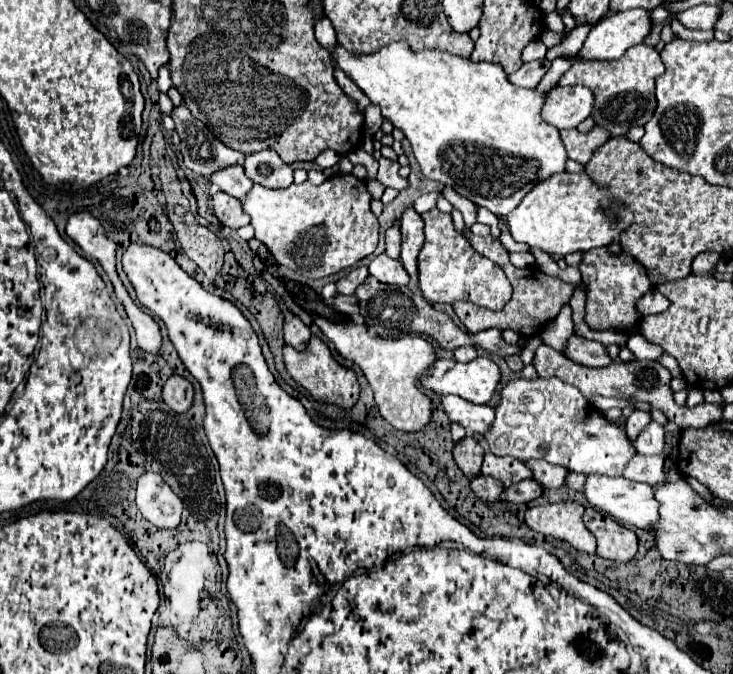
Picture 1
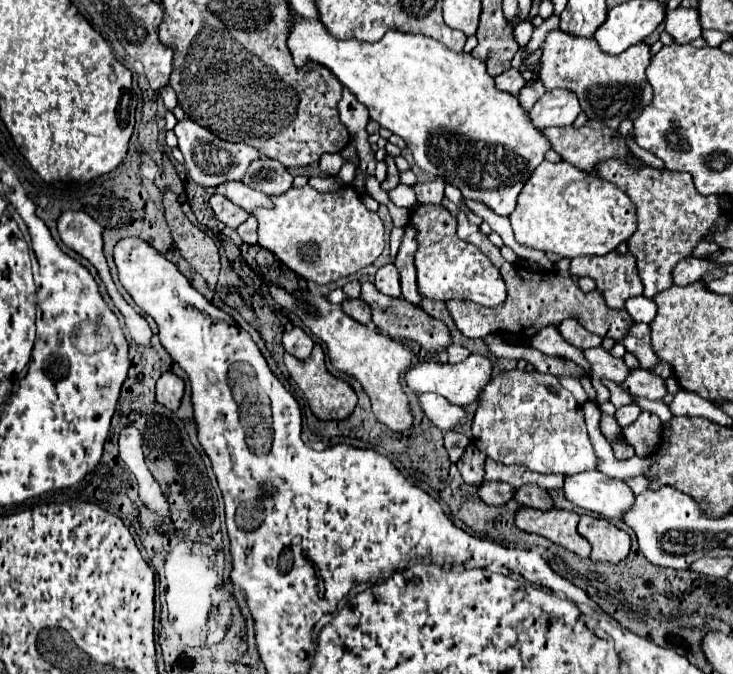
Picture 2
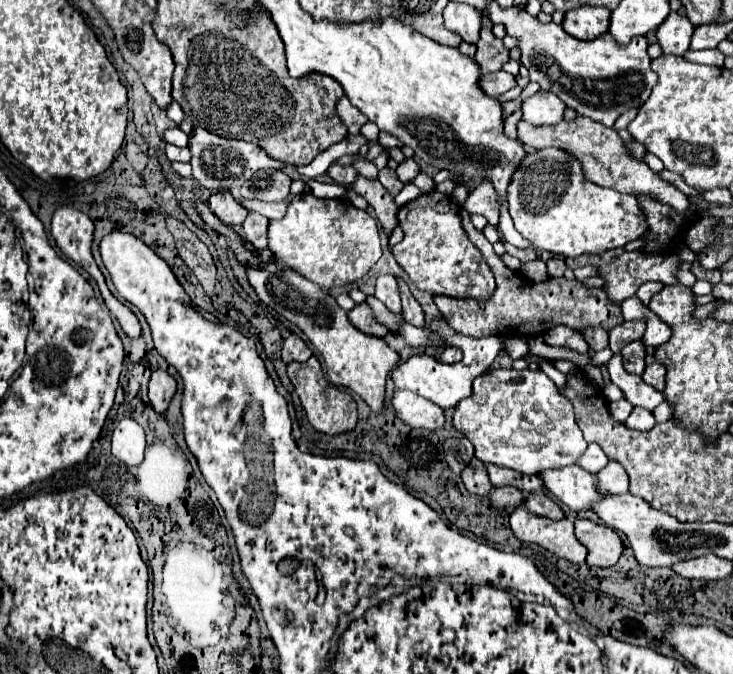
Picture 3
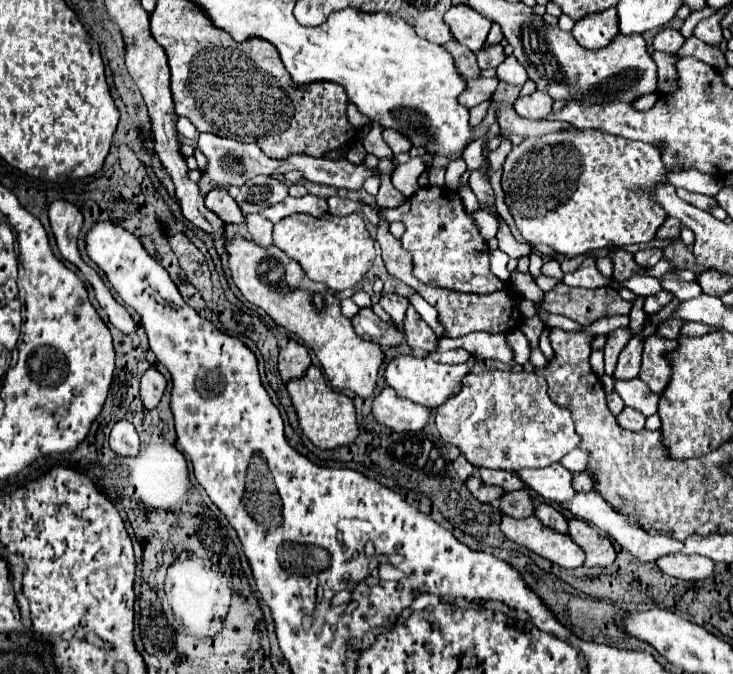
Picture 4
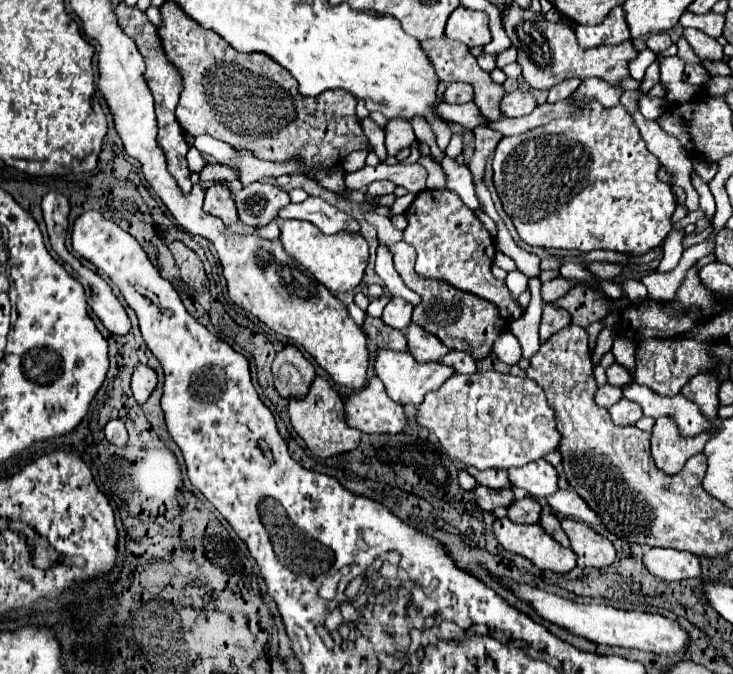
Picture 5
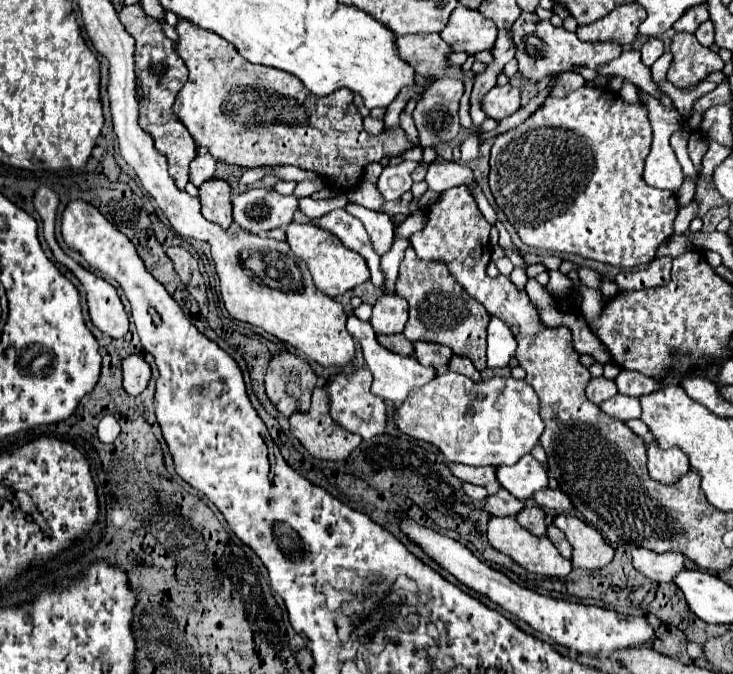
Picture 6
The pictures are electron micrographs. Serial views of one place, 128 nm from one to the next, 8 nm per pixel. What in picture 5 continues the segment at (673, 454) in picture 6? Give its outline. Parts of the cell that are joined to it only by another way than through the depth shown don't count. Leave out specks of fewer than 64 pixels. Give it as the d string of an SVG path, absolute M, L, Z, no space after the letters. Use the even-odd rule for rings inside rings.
M658 418L656 426L652 430L652 458L654 464L664 472L664 474L678 474L686 460L700 454L704 444L708 442L708 436L704 432L694 438L682 438L676 432L676 424L668 418Z

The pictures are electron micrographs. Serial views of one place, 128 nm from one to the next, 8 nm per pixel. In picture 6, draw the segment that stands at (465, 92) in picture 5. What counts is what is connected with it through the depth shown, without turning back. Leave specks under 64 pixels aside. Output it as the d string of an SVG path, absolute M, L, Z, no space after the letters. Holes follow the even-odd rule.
M436 78L424 92L422 98L416 102L416 108L412 112L416 130L418 130L418 140L420 140L420 148L428 148L428 146L436 146L442 142L450 142L452 138L456 138L456 134L460 132L460 120L458 120L458 102L464 94L464 86L462 80L456 78Z

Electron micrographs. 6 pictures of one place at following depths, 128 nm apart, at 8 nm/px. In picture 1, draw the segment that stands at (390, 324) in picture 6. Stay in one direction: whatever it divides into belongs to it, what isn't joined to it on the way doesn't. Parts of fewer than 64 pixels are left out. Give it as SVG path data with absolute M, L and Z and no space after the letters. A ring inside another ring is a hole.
M380 254L378 258L372 260L372 264L368 266L370 274L390 286L406 286L408 284L408 274L404 272L404 266L398 260L392 260L386 254Z

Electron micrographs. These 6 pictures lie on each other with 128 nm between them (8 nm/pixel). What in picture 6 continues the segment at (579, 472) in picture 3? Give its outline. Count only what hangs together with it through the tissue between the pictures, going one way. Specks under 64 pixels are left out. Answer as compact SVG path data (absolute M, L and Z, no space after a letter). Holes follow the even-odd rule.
M524 454L514 466L498 466L496 480L518 500L528 500L532 492L548 486L548 474L540 462Z

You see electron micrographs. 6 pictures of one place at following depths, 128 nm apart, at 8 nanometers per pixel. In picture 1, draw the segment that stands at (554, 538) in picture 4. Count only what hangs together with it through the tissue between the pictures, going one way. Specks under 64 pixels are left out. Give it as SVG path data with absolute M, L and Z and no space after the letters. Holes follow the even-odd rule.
M558 502L558 504L546 504L546 506L532 506L526 510L524 520L528 528L554 536L560 540L570 542L576 550L594 554L596 552L596 540L584 528L582 522L584 506L578 502Z

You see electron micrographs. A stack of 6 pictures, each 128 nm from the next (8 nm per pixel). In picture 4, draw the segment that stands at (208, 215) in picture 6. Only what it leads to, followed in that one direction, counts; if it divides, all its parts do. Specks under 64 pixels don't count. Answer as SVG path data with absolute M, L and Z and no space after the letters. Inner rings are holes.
M214 188L206 194L206 208L212 210L224 224L240 224L244 220L238 204L226 188Z

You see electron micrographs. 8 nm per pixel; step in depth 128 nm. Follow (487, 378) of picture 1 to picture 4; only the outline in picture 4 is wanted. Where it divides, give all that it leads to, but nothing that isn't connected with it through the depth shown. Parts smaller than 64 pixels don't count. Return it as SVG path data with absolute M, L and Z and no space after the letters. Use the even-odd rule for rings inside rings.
M410 294L408 296L408 300L410 300L410 304L416 308L416 312L438 332L438 336L442 336L442 330L440 330L440 324L438 324L438 316L436 316L436 310L420 296L420 294ZM400 354L386 364L384 378L386 378L388 386L392 386L400 398L408 398L416 404L436 408L436 404L440 404L440 400L446 400L448 396L452 396L452 392L456 392L456 388L460 388L460 380L470 372L470 368L474 364L476 364L474 356L470 356L470 360L466 364L448 366L448 364L438 362L432 356L416 358L412 354Z

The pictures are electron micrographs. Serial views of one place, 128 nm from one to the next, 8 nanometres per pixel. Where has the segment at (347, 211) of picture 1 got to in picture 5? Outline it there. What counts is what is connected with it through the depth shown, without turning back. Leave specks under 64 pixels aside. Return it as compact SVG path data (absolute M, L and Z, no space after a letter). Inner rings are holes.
M284 220L280 240L284 250L298 260L306 270L314 274L314 278L324 284L332 294L350 292L356 288L364 276L364 268L368 264L368 244L364 236L344 236L344 234L322 234L314 224L304 220Z

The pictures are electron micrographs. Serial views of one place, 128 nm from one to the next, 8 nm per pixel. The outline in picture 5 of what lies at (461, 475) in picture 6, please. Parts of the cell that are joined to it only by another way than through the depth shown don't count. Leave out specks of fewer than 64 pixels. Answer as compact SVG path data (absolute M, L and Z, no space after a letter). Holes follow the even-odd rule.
M466 468L468 474L472 474L478 484L482 486L488 486L488 488L510 488L508 484L508 474L506 470L496 470L496 468L490 468L490 470L476 470L476 468Z

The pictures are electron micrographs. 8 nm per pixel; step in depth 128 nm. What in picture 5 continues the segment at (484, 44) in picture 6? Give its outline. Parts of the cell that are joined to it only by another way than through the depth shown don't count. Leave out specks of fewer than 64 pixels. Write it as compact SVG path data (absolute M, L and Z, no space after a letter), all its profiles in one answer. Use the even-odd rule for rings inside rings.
M458 6L450 14L444 34L450 40L464 42L468 48L486 46L492 40L488 28L488 14L478 10L468 10L464 6Z

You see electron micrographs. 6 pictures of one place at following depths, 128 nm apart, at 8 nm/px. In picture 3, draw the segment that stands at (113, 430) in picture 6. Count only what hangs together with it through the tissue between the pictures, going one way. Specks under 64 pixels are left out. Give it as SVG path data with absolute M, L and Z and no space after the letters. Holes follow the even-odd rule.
M124 418L116 428L118 430L112 432L112 454L124 464L140 464L146 446L142 426L132 418Z

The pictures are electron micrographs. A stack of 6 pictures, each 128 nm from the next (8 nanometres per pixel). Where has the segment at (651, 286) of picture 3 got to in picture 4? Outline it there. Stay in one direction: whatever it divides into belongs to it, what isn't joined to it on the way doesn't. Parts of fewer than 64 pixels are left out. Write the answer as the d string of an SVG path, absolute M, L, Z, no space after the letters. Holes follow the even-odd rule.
M636 298L634 300L634 308L630 312L630 332L632 332L632 336L640 334L644 324L646 324L646 314L642 310L642 304L644 304L644 298Z

